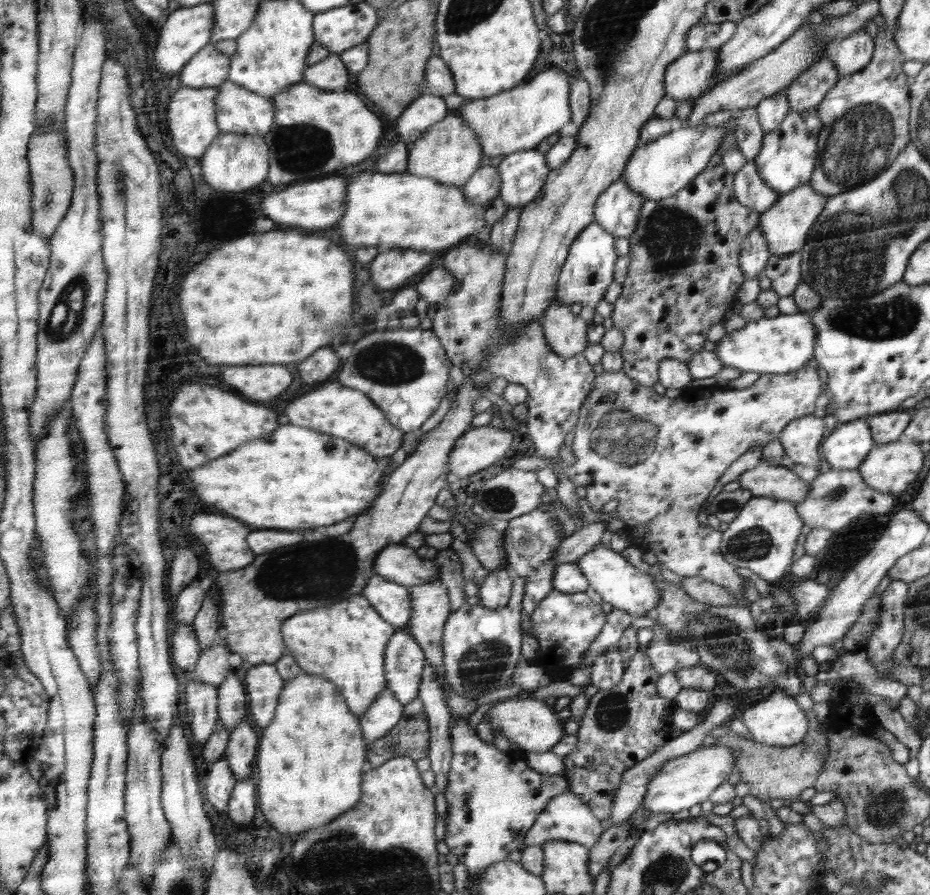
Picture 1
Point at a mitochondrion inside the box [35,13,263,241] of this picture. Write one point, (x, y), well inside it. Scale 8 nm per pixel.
(119, 184)

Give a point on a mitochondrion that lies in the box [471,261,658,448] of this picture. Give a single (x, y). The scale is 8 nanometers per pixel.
(547, 372)

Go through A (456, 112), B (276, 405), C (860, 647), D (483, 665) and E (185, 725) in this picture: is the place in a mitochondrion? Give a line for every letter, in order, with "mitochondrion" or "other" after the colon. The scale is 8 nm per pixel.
A: other
B: other
C: other
D: mitochondrion
E: other

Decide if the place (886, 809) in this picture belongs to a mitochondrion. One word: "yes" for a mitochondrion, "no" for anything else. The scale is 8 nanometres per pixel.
yes

